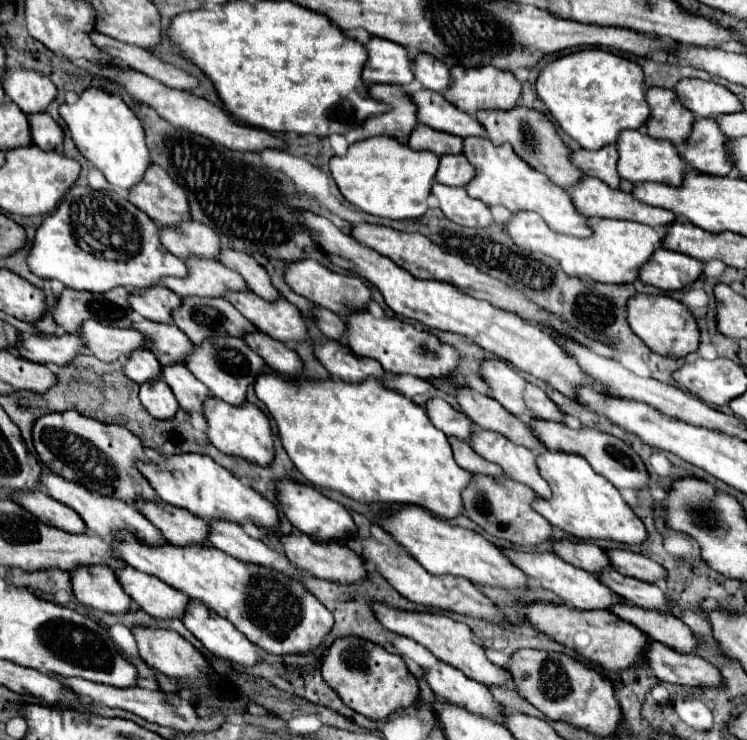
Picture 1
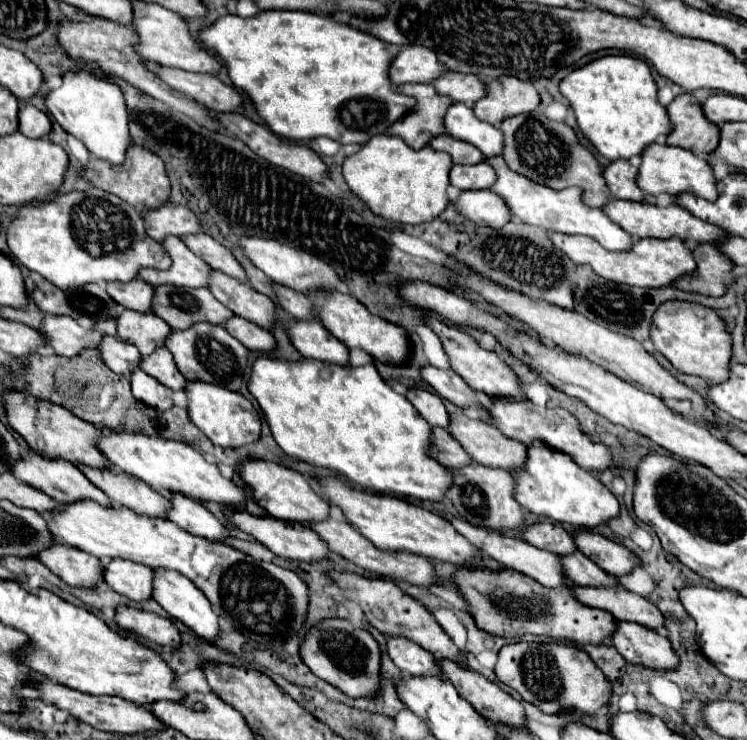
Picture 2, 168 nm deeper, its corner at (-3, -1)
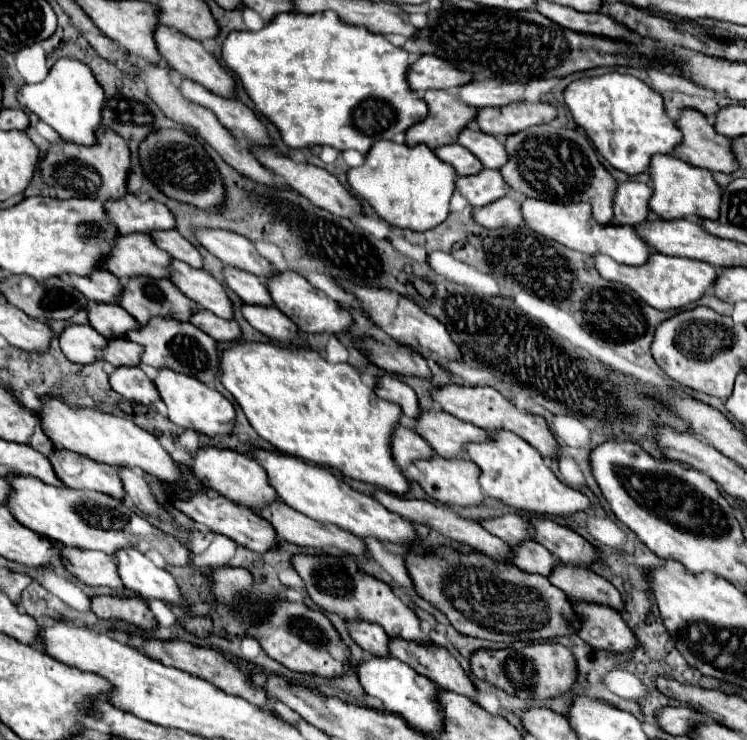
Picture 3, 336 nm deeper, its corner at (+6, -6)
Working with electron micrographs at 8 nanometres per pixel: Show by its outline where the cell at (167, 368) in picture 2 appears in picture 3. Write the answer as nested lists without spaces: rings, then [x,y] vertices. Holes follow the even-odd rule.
[[[124,336],[108,338],[106,350],[102,350],[100,356],[112,366],[138,366],[142,356],[142,346],[126,340]]]

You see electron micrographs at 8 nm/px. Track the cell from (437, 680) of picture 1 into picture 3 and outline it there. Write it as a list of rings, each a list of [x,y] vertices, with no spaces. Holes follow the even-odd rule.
[[[346,620],[348,626],[348,634],[350,638],[366,652],[374,654],[374,656],[388,656],[388,634],[374,622],[366,622],[366,620]]]

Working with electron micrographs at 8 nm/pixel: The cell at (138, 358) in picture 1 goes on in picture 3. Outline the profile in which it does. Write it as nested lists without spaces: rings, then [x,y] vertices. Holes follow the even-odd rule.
[[[70,324],[60,334],[60,348],[68,360],[76,364],[92,364],[100,358],[100,350],[106,346],[106,338],[94,332],[88,324]]]

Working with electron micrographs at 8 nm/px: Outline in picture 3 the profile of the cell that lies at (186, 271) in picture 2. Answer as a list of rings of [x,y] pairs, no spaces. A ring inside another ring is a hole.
[[[132,232],[130,236],[118,234],[114,252],[102,260],[102,268],[118,276],[122,282],[130,276],[164,278],[168,274],[170,256],[160,250],[148,234]]]

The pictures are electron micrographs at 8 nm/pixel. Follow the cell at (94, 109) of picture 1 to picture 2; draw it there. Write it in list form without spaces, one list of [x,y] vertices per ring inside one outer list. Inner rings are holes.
[[[89,71],[65,73],[63,85],[59,89],[49,91],[47,109],[69,135],[85,143],[85,147],[93,157],[103,159],[111,165],[125,163],[127,147],[131,147],[133,139],[129,135],[127,105],[117,83],[99,79]]]

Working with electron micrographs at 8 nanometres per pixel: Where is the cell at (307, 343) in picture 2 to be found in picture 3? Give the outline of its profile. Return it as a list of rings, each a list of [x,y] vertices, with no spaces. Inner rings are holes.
[[[242,304],[242,316],[248,320],[250,326],[254,326],[258,332],[262,332],[274,342],[300,344],[298,328],[292,324],[292,320],[286,314],[282,314],[272,304],[268,306]]]

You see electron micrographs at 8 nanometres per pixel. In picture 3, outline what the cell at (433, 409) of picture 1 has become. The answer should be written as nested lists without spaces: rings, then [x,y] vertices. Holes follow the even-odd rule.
[[[384,374],[384,376],[376,376],[376,388],[374,392],[388,402],[394,402],[402,408],[402,414],[408,418],[416,418],[420,414],[420,406],[418,406],[418,398],[414,394],[414,390],[404,384],[402,380],[398,380],[392,374]]]

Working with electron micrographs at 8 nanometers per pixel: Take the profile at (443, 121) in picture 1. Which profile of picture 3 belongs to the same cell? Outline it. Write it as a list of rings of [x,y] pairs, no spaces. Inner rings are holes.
[[[472,128],[462,130],[458,144],[468,148],[484,164],[484,168],[490,168],[490,170],[500,170],[508,160],[504,142],[480,130],[472,130]]]

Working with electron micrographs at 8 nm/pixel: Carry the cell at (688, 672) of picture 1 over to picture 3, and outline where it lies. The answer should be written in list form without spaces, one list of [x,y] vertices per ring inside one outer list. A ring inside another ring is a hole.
[[[574,604],[572,608],[580,620],[576,634],[594,648],[608,652],[628,652],[636,646],[634,634],[622,620],[620,612],[614,608],[604,608],[602,604]]]

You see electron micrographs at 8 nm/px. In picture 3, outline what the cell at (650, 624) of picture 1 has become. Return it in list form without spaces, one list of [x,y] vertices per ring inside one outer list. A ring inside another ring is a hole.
[[[558,562],[558,568],[554,568],[548,580],[556,588],[566,592],[570,600],[594,602],[594,604],[610,606],[614,610],[622,610],[622,598],[618,590],[608,580],[594,574],[590,568]]]

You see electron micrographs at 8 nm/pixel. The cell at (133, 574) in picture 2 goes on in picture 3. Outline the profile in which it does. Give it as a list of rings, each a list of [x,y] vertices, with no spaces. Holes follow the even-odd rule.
[[[62,546],[62,564],[70,574],[74,574],[84,584],[110,586],[116,590],[124,588],[114,558],[106,552]]]

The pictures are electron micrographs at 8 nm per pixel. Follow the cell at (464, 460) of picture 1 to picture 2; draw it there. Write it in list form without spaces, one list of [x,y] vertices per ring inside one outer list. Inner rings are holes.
[[[433,427],[433,447],[435,447],[435,457],[439,459],[439,463],[451,469],[459,469],[459,467],[467,467],[475,463],[471,455],[467,455],[467,451],[463,451],[463,447],[459,447],[455,439],[451,439],[447,429]]]

